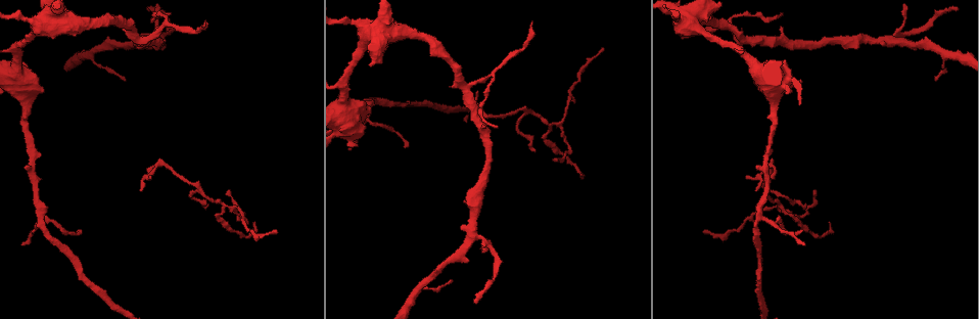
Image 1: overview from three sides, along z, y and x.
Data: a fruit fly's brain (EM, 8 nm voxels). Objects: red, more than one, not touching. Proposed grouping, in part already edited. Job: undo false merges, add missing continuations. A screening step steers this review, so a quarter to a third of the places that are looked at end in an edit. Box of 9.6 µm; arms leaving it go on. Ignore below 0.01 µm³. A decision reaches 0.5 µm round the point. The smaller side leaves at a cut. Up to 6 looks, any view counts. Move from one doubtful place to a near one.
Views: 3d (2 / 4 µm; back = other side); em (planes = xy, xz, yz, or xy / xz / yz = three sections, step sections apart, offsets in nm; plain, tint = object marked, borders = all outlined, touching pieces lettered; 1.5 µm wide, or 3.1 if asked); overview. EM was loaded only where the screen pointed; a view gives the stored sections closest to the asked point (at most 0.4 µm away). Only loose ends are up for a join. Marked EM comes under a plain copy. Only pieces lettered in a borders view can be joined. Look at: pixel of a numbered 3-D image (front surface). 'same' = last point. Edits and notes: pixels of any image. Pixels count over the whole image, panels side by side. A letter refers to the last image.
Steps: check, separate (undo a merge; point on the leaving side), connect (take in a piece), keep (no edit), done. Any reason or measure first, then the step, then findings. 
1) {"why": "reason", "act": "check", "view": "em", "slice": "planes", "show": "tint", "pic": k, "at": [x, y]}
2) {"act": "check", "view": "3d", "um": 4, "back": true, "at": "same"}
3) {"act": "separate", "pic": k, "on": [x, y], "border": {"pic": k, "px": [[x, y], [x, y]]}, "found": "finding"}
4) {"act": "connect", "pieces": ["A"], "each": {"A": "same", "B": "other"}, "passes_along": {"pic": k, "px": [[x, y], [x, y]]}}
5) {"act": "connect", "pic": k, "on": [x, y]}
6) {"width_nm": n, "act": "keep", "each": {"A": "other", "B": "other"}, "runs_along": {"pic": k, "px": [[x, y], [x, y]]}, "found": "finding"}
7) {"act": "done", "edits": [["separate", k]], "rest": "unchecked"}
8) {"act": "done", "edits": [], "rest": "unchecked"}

{"why": "four arms meet", "act": "check", "view": "3d", "um": 2, "back": true, "pic": 1, "at": [221, 210]}

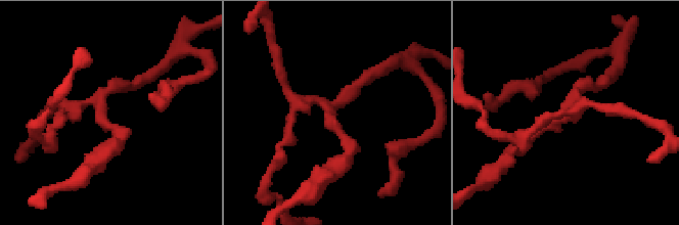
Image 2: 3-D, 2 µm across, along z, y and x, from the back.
{"arms": 4, "act": "check", "view": "em", "slice": "planes", "show": "tint", "pic": 2, "at": [102, 114]}

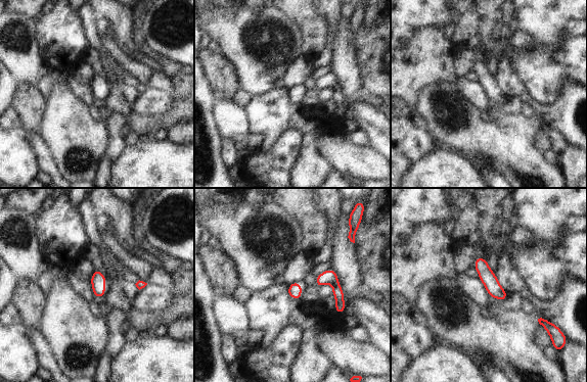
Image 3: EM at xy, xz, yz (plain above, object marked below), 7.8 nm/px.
{"why": "see the neighbours", "act": "check", "view": "em", "slice": "planes", "show": "borders", "at": "same"}

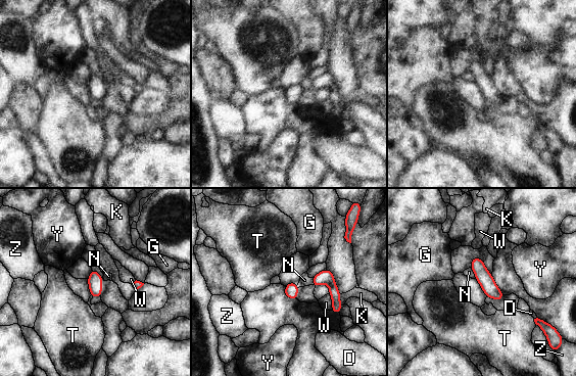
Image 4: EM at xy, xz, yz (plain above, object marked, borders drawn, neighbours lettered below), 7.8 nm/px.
{"width_nm": 110, "longest_contact_nm": ["W", 140], "act": "keep", "each": {"D": "other", "G": "other", "K": "other", "N": "other", "T": "other", "W": "other", "Y": "other", "Z": "other"}, "found": "all the same neuron"}

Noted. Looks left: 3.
{"why": "branch stops here", "act": "check", "view": "3d", "um": 2, "pic": 1, "at": [580, 178]}

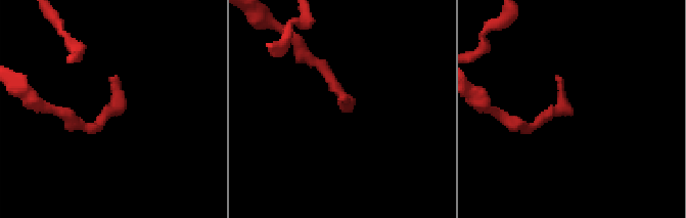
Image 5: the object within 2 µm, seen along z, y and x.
{"why": "now the EM", "act": "check", "view": "em", "slice": "planes", "show": "borders", "pic": 5, "at": [114, 82]}

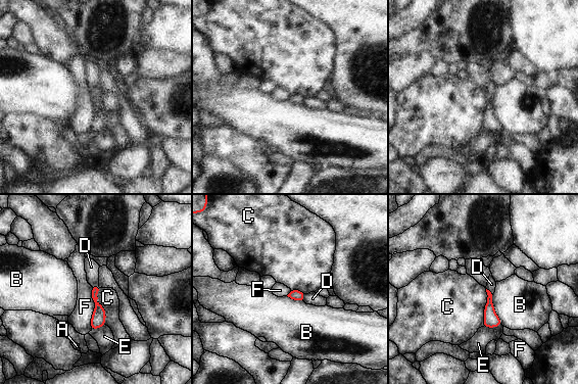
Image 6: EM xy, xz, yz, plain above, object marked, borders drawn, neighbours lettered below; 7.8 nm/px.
{"act": "keep", "each": {"A": "other", "B": "other", "C": "other", "D": "other", "E": "other", "F": "other"}, "border": {"pic": 6, "px": [[100, 288], [96, 296], [105, 324]]}, "found": "none of them fits"}

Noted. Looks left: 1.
{"act": "done", "edits": [], "rest": "unchecked"}

